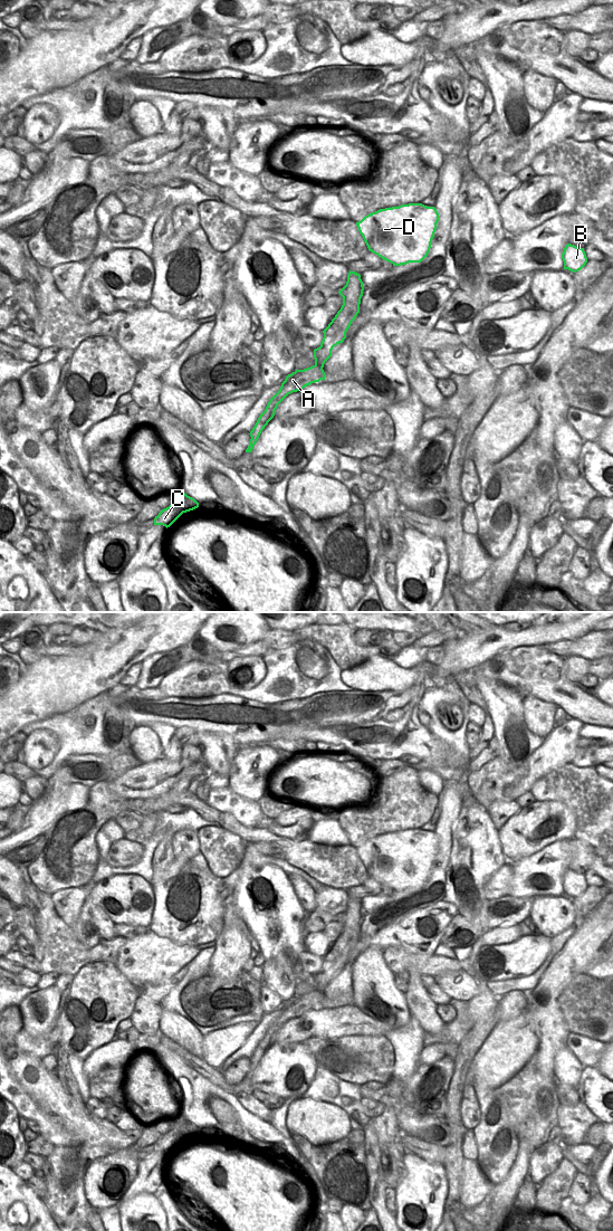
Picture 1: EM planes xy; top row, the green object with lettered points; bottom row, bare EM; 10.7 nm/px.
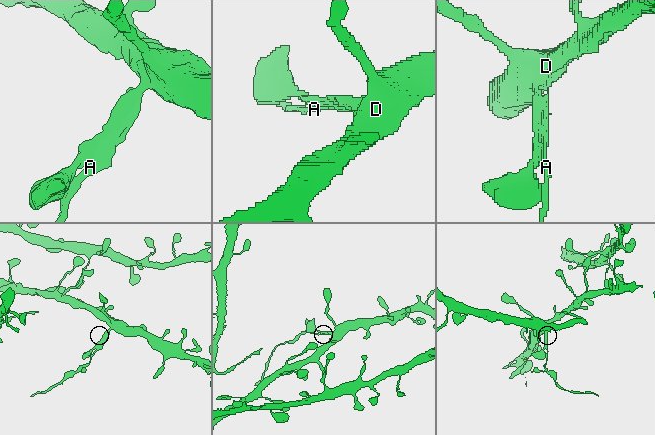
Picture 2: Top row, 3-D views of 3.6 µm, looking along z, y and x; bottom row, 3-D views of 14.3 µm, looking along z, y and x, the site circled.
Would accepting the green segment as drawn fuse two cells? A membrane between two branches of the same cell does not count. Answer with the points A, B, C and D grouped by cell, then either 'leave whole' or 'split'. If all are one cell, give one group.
A B D / C | split

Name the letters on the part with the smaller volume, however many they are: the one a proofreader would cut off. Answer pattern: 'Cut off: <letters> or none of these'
Cut off: C

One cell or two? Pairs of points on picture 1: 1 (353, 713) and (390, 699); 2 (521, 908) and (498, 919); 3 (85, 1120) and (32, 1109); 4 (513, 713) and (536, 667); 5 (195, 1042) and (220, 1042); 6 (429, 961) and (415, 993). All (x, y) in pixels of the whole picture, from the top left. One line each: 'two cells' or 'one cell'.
1: one cell
2: one cell
3: two cells
4: two cells
5: two cells
6: one cell

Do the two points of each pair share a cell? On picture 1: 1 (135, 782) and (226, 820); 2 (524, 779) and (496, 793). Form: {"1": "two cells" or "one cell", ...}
{"1": "two cells", "2": "one cell"}

